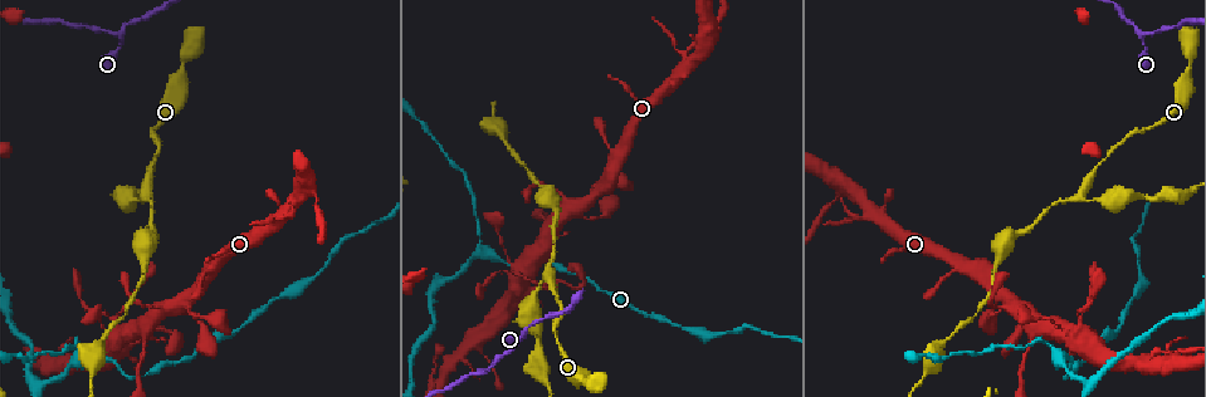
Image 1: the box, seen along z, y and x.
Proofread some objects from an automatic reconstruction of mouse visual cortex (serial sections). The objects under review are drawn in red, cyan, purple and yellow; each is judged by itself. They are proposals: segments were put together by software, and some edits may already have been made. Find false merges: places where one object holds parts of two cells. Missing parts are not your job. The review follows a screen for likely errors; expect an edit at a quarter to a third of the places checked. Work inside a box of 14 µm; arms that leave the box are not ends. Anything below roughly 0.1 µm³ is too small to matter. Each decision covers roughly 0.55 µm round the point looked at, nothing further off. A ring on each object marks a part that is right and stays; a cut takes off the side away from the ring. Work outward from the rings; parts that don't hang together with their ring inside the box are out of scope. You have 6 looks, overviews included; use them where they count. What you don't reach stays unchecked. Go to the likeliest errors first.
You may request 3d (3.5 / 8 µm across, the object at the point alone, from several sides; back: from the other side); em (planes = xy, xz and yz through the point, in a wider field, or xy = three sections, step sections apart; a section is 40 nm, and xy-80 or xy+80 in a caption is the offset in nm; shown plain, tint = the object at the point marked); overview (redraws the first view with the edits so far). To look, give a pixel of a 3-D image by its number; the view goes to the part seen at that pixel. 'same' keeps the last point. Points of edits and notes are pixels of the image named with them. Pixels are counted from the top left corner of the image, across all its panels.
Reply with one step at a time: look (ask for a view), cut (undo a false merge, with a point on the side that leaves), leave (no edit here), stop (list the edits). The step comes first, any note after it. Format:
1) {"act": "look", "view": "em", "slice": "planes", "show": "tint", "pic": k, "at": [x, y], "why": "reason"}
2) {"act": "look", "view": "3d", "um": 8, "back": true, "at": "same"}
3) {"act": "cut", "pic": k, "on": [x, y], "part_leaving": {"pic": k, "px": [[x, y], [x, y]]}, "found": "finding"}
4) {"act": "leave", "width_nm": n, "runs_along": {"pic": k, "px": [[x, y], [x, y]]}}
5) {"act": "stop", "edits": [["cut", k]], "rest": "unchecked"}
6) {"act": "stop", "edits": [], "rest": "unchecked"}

{"act": "look", "view": "3d", "um": 3.5, "pic": 1, "at": [1141, 39], "why": "sharp bend"}

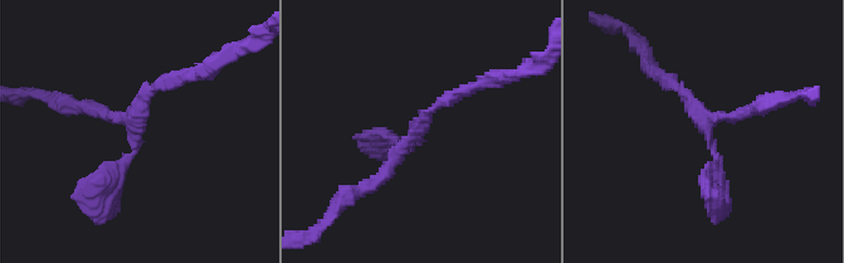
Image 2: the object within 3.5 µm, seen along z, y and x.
{"act": "look", "view": "em", "slice": "xy", "step": 2, "show": "tint", "pic": 2, "at": [132, 127]}

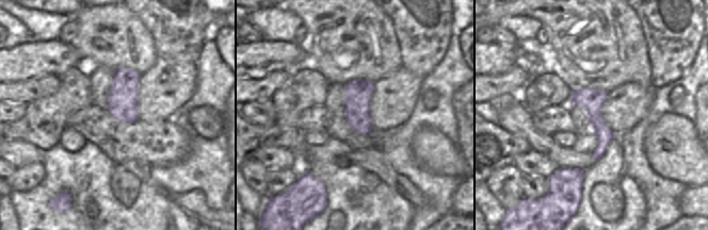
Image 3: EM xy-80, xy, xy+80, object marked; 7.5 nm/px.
{"act": "leave", "runs_along": {"pic": 2, "px": [[715, 198], [706, 127], [760, 105]]}, "found": "continuous, no second cell"}

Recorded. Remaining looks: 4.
{"act": "look", "view": "3d", "um": 3.5, "pic": 1, "at": [1064, 378], "why": "abrupt turn"}

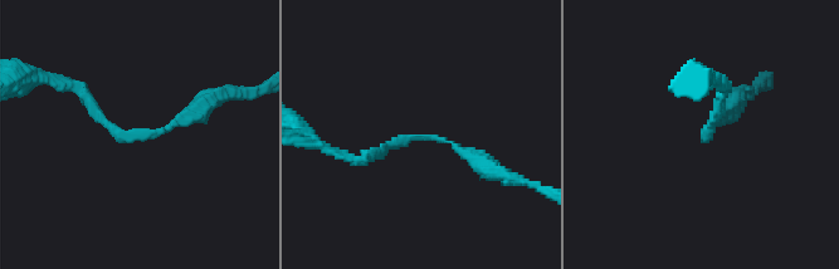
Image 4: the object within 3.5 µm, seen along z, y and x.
{"act": "look", "view": "em", "slice": "xy", "step": 3, "show": "tint", "pic": 4, "at": [706, 130]}

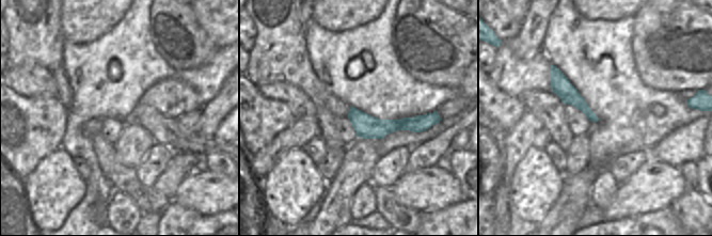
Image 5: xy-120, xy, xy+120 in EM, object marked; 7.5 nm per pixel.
{"act": "look", "view": "em", "slice": "xy", "step": 5, "show": "tint", "at": "same", "why": "cut it another way"}

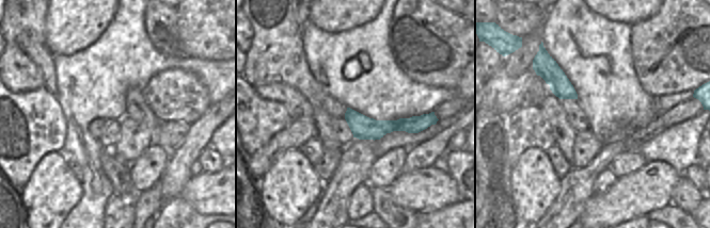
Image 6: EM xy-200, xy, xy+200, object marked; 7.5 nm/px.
{"act": "leave", "found": "all the same cell"}

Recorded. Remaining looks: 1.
{"act": "stop", "edits": [], "rest": "unchecked"}

